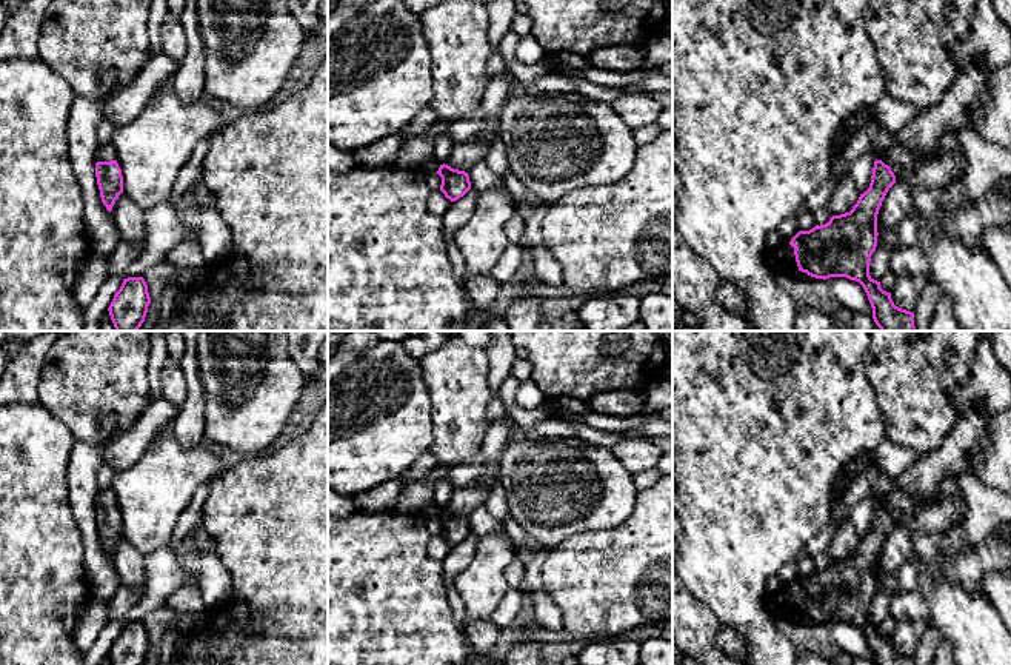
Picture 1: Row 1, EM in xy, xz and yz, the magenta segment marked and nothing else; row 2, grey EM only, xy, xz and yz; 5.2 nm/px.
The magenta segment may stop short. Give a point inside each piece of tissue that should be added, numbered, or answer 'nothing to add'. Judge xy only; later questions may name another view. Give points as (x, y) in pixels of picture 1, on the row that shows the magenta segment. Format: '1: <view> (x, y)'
1: xy (106, 153)

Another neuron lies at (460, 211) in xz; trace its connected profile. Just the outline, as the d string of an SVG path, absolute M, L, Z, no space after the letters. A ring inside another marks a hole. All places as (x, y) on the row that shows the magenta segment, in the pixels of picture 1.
M471 188L463 197L452 202L449 209L440 217L445 243L452 240L455 232L471 219L477 195L479 192Z

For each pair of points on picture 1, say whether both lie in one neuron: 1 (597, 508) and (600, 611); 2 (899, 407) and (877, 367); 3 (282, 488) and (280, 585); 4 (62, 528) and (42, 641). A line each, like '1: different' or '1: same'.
1: different
2: same
3: same
4: same

